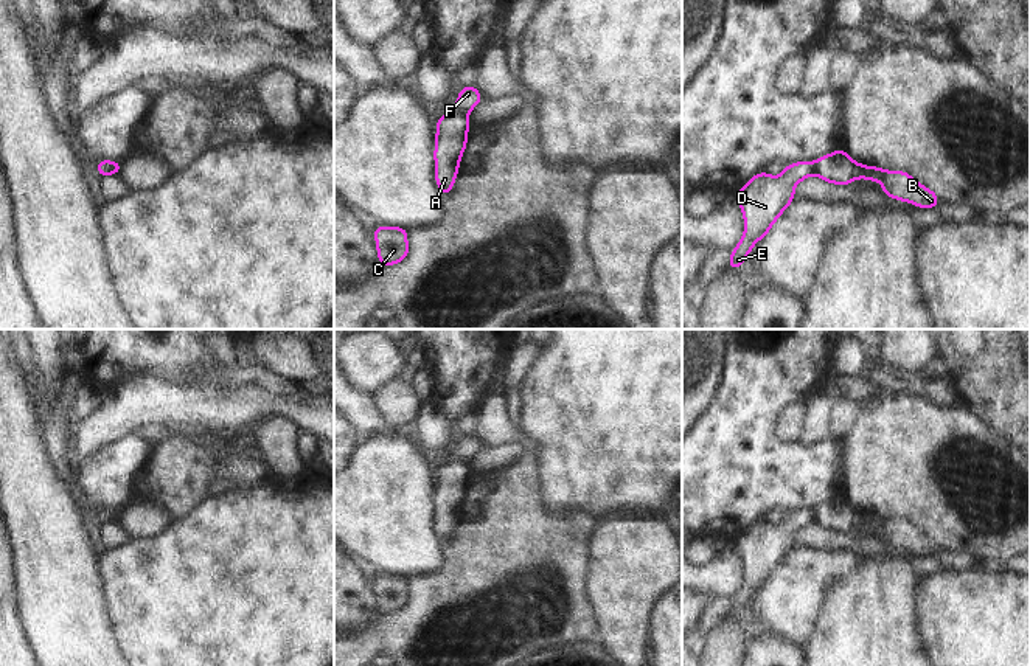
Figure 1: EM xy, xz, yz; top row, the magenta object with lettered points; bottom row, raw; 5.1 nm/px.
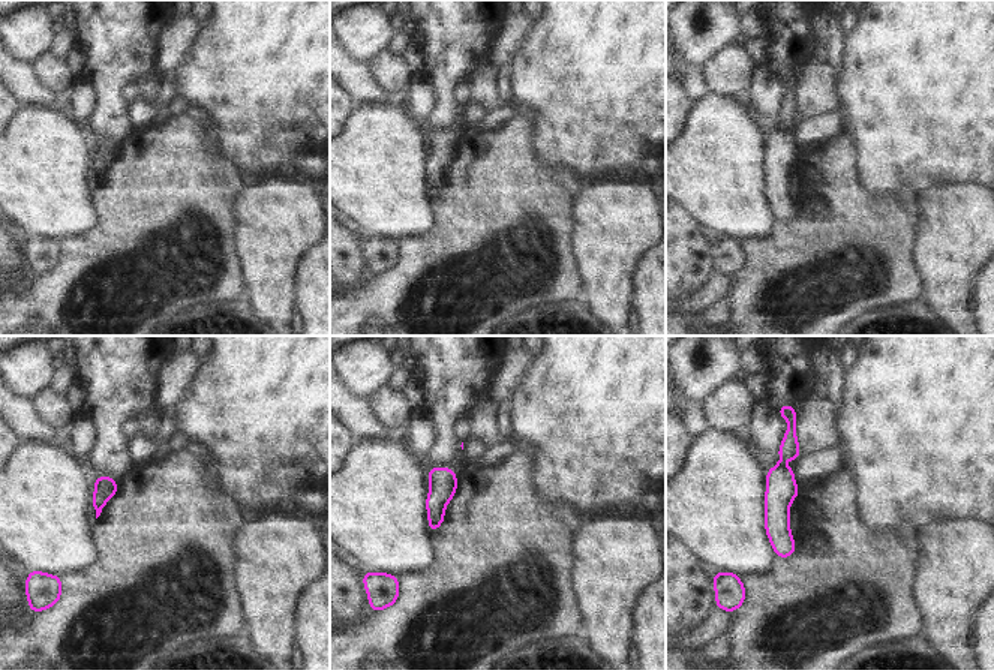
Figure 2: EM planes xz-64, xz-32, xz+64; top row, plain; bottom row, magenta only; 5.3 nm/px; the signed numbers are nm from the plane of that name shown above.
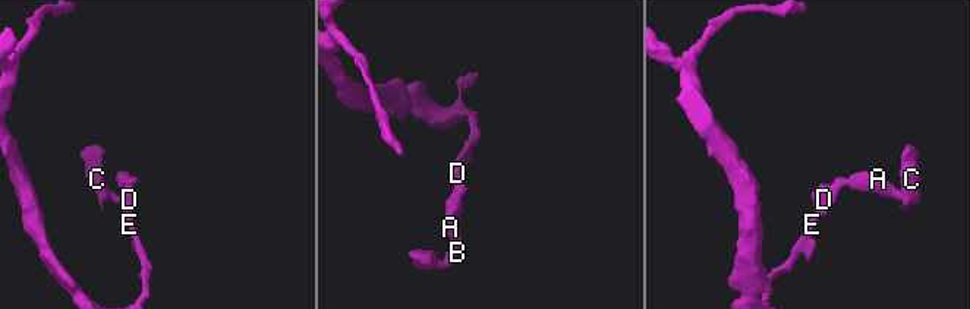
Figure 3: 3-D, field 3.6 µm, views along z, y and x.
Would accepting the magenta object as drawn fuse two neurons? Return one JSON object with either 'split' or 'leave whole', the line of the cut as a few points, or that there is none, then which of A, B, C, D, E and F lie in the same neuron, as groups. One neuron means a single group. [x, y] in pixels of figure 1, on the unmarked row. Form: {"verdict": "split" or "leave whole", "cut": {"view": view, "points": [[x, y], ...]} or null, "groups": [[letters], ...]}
{"verdict": "split", "cut": {"view": "xz", "points": [[452, 455], [466, 464]]}, "groups": [["A", "B", "C"], ["D", "E", "F"]]}

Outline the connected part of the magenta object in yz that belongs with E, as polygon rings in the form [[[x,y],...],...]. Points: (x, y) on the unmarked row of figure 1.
[[[797,509],[785,514],[778,525],[767,520],[755,522],[736,540],[744,565],[744,582],[732,598],[729,616],[743,615],[753,593],[769,581],[775,568],[795,546],[797,531],[814,522],[814,509]]]

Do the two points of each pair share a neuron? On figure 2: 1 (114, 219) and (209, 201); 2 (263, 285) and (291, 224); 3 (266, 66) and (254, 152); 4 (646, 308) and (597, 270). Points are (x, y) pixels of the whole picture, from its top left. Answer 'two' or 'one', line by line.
1: one
2: one
3: one
4: two

